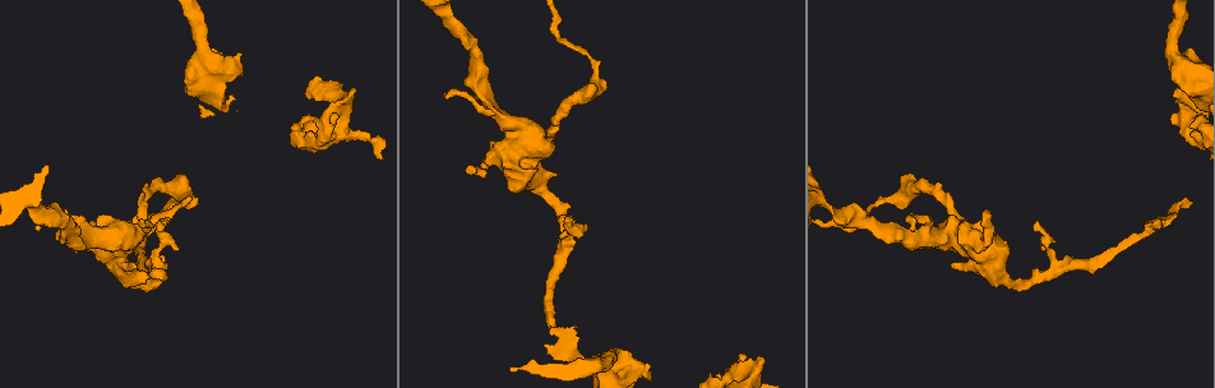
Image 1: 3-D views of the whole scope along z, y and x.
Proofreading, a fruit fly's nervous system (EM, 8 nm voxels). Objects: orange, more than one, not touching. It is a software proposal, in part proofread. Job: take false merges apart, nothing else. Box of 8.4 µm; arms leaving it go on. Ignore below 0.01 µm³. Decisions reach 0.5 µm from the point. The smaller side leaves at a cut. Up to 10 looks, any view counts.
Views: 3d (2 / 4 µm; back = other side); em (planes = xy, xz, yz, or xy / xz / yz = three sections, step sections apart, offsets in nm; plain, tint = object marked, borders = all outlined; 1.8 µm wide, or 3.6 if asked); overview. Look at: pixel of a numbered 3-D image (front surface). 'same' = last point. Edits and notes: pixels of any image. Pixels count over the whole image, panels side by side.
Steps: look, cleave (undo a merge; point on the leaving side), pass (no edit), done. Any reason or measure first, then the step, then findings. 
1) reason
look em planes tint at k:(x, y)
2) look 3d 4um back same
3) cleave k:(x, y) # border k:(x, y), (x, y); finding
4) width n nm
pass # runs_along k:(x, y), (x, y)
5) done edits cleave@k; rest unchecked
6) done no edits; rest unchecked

thin neck
look em planes tint at 1:(567, 238)

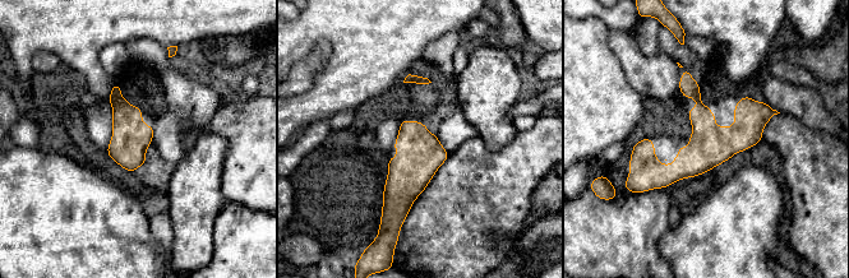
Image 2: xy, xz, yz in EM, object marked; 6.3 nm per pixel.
pass # runs_along 2:(771, 112), (677, 170), (635, 166); all the same neuron

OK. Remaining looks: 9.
calibre changes
look em xy step 16 tint at 1:(481, 168)

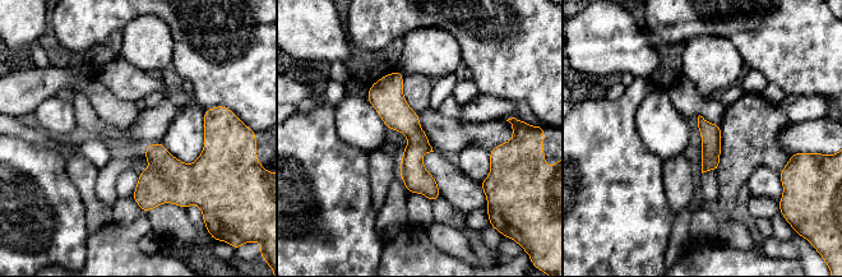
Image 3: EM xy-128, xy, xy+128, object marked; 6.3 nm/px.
pass # continuous, no second neuron

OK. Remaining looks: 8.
calibre changes
look em planes tint at 1:(887, 201)

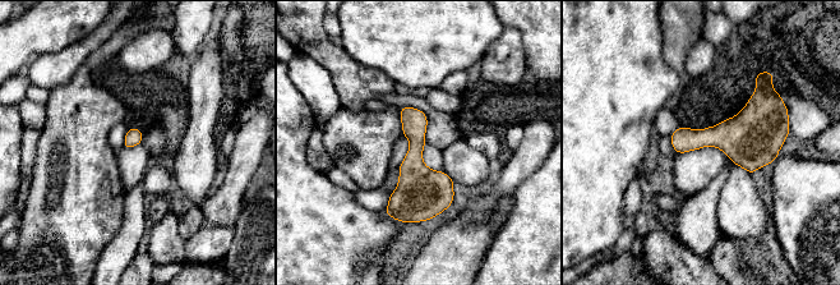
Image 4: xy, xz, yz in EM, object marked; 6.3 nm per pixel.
width 110 nm
pass # one neuron here

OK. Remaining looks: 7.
arms run side by side
look em planes plain at 1:(619, 362)

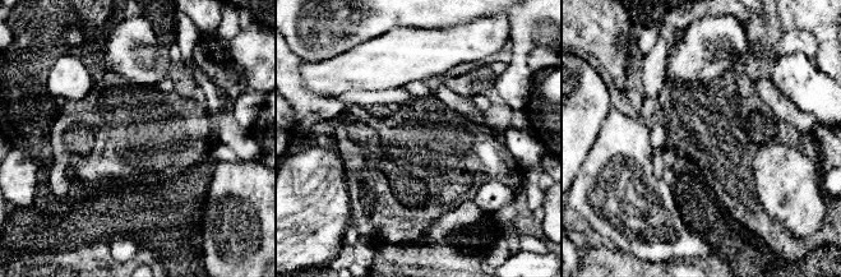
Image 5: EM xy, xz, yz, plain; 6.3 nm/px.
look em planes tint same

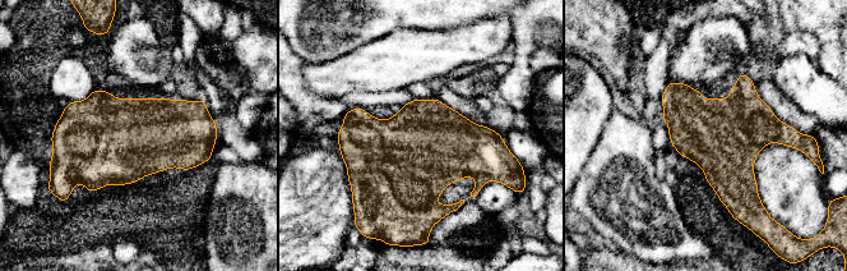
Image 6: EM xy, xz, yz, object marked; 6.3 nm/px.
pass # all the same neuron

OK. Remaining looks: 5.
done no edits; rest unchecked

